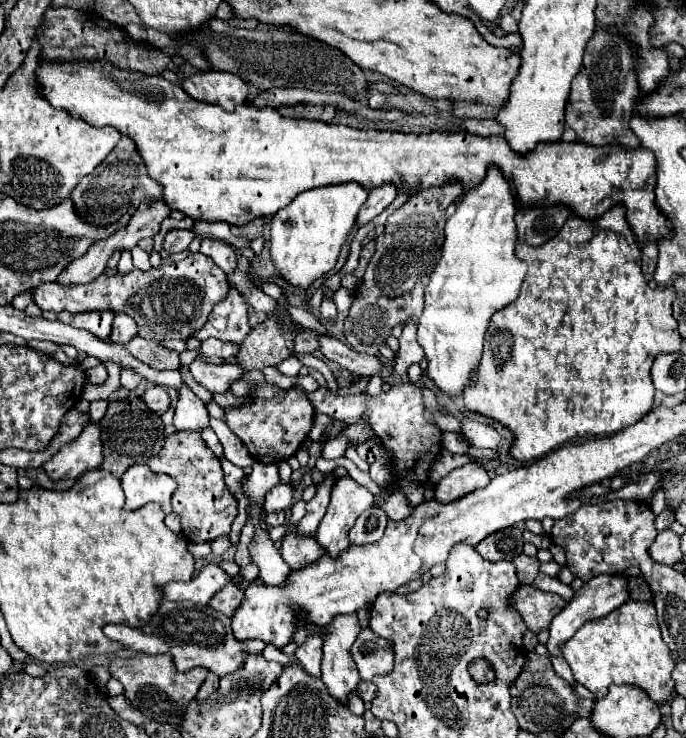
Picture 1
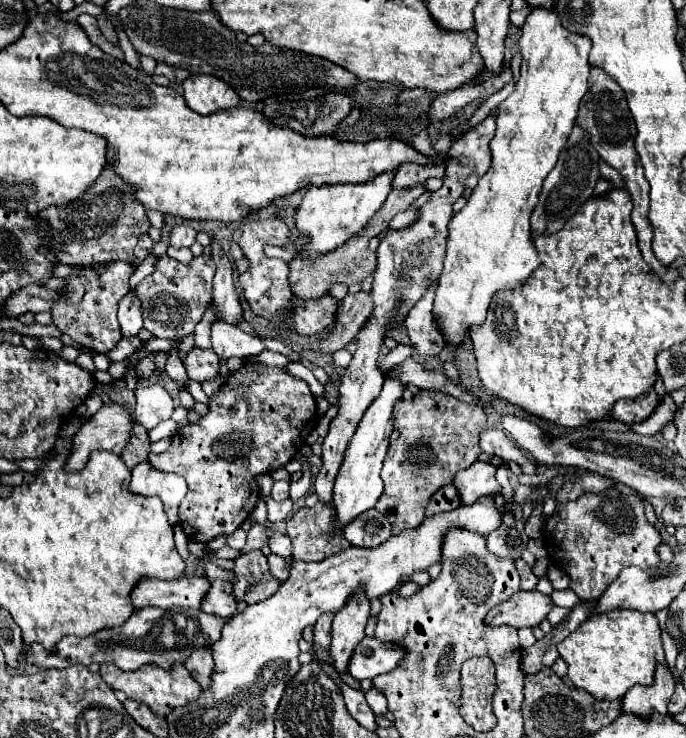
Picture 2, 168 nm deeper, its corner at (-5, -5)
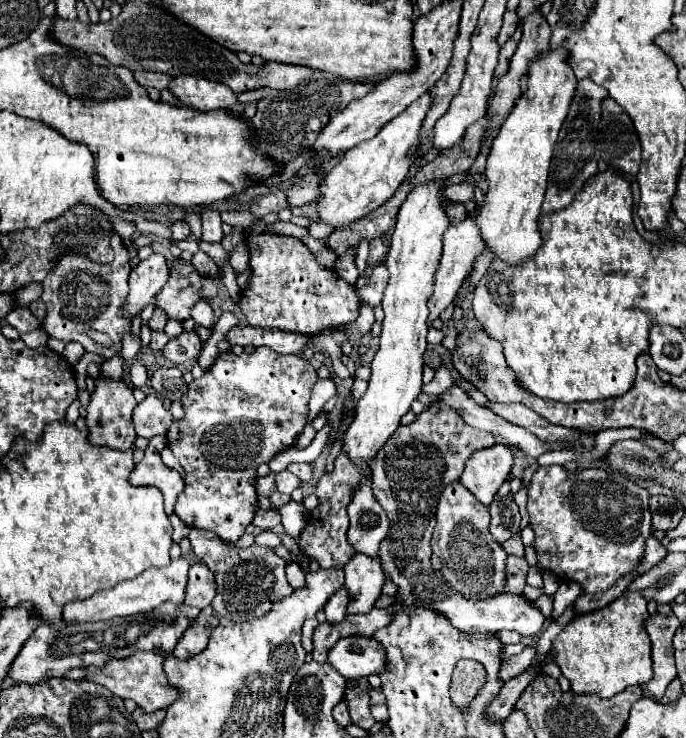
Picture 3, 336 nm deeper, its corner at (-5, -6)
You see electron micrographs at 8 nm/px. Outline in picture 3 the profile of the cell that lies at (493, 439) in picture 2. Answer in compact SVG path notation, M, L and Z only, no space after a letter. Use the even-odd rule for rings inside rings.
M562 465L538 467L528 489L528 515L536 533L534 549L542 567L552 571L560 581L576 581L584 593L608 591L620 577L634 573L642 563L646 539L652 533L648 499L648 491L638 487L636 481L610 469L592 467L568 473Z

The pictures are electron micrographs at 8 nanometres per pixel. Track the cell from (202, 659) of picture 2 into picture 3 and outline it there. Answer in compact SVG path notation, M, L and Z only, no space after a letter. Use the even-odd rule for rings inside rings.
M206 607L196 621L192 623L192 627L184 633L184 637L180 639L180 643L174 649L174 657L178 659L188 659L194 657L198 653L202 653L208 645L208 637L210 637L210 629L214 629L218 623L218 617L214 617L214 611L210 607Z

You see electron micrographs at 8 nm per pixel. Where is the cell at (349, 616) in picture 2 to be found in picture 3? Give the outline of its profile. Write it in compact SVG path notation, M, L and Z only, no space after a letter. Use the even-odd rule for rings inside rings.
M356 553L352 561L344 565L344 573L348 589L346 615L366 615L374 607L384 585L384 571L380 563Z

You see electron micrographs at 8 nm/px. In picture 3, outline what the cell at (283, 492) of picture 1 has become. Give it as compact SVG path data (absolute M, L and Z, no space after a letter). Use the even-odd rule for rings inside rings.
M282 471L276 475L276 491L280 491L280 493L290 495L300 485L302 485L302 481L296 475L292 475L290 471Z

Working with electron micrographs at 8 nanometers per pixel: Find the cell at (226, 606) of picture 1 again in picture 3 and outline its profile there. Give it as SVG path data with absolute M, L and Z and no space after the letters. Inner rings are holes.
M196 563L190 567L188 575L188 593L186 593L186 605L204 609L212 603L216 597L216 581L212 577L212 571L204 563Z

